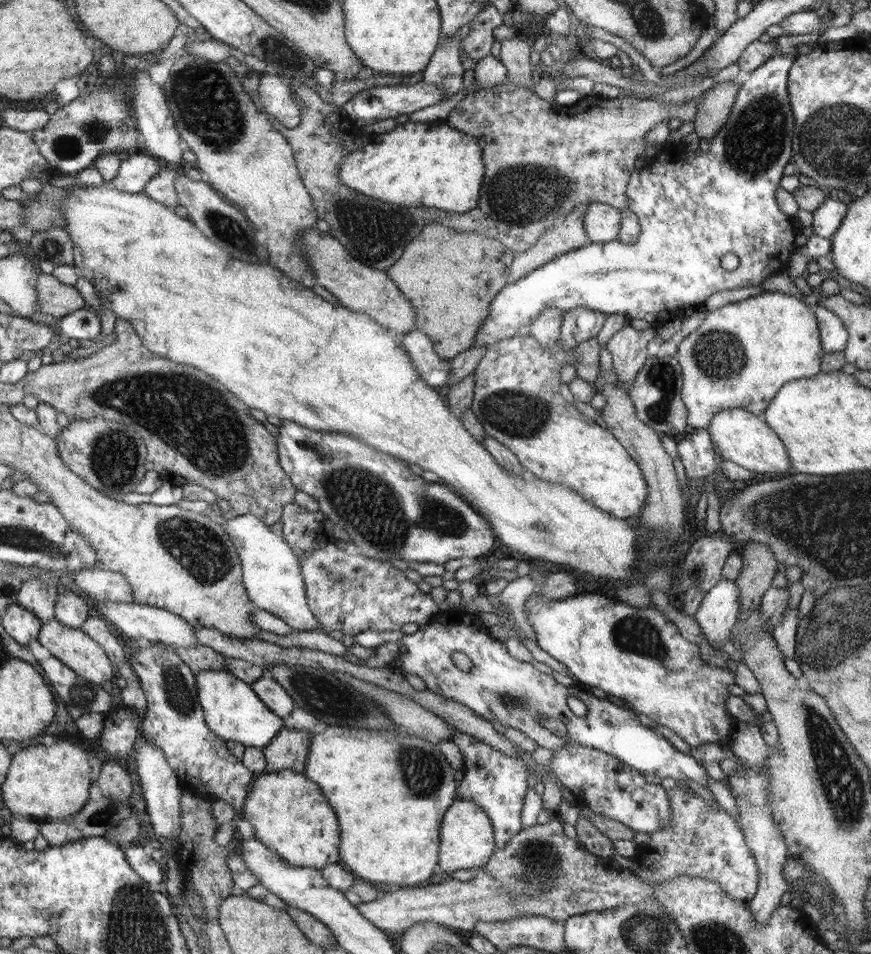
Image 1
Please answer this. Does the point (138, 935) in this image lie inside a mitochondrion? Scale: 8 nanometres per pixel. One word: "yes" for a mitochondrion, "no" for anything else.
yes

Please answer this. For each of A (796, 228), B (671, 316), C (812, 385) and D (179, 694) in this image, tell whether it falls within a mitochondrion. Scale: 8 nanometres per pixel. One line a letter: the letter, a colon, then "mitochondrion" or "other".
A: other
B: other
C: other
D: mitochondrion

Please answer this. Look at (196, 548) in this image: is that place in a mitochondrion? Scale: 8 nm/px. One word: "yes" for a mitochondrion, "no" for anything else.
yes

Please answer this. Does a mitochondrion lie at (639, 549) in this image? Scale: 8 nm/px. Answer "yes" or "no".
no

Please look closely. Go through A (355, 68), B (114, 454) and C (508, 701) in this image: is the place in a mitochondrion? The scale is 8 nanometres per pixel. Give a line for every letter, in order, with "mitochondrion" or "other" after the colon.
A: other
B: mitochondrion
C: mitochondrion

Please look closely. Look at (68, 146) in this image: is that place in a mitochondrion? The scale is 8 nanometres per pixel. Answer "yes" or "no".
yes

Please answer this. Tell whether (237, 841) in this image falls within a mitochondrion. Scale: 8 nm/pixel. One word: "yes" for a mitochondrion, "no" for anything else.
no

